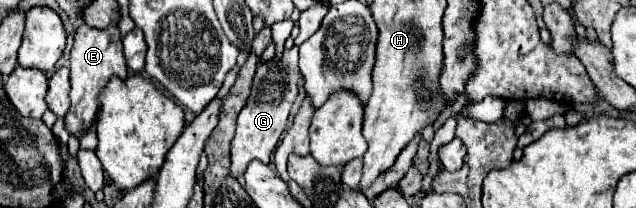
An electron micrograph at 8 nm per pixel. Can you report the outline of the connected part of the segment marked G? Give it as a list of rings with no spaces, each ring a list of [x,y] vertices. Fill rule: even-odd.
[[[293,46],[291,50],[283,54],[281,62],[271,60],[271,62],[257,66],[251,96],[239,114],[237,132],[231,142],[231,166],[229,166],[231,178],[239,180],[251,160],[261,160],[263,164],[269,164],[269,158],[287,128],[287,116],[297,96],[297,80],[301,76],[299,66],[297,66],[297,60],[299,60],[297,54],[299,54],[299,48]]]

